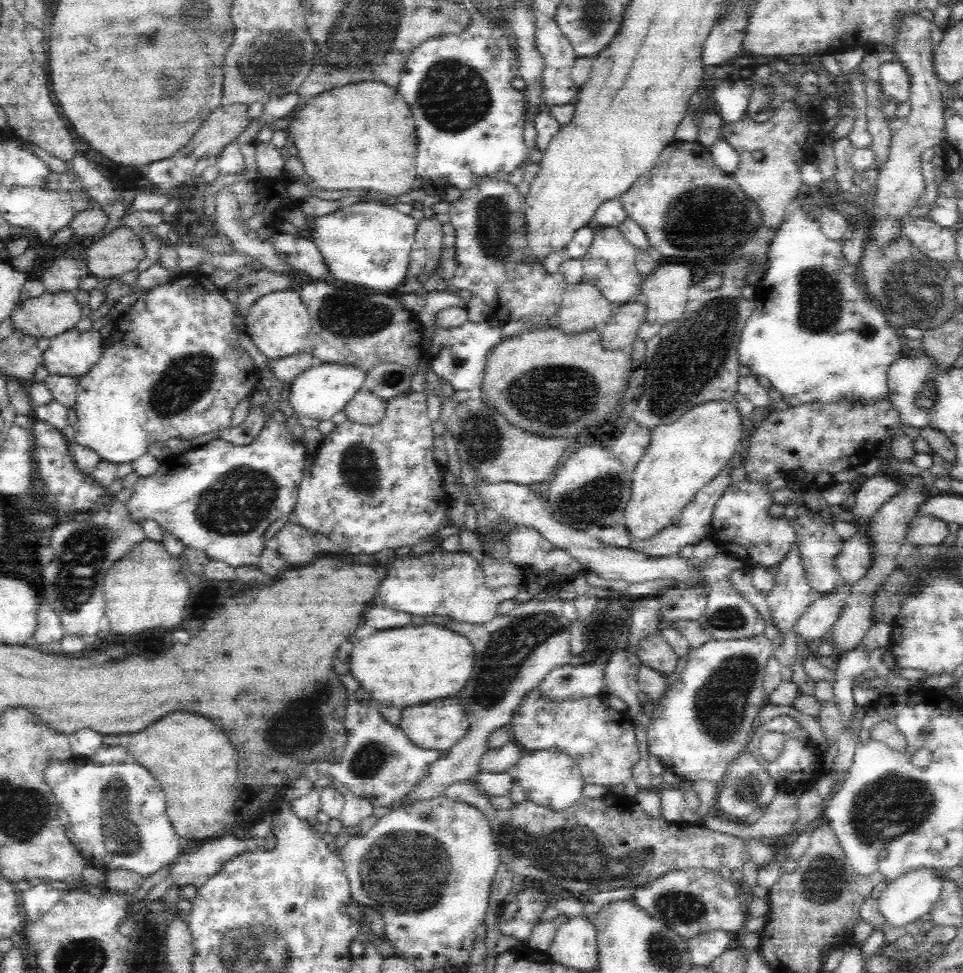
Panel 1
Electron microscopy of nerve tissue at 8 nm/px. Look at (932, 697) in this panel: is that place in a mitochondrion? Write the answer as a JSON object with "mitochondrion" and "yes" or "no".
{"mitochondrion":"no"}

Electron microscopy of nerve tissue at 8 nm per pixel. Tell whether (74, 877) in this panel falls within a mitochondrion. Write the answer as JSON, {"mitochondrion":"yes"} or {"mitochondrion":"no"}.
{"mitochondrion":"no"}

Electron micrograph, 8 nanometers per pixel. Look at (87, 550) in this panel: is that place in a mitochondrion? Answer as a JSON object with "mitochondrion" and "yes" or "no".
{"mitochondrion":"yes"}

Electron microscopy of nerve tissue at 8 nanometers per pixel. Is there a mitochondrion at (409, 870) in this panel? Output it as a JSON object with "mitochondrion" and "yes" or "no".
{"mitochondrion":"yes"}

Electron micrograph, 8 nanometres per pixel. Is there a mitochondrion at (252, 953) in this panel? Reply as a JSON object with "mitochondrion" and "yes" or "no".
{"mitochondrion":"yes"}

